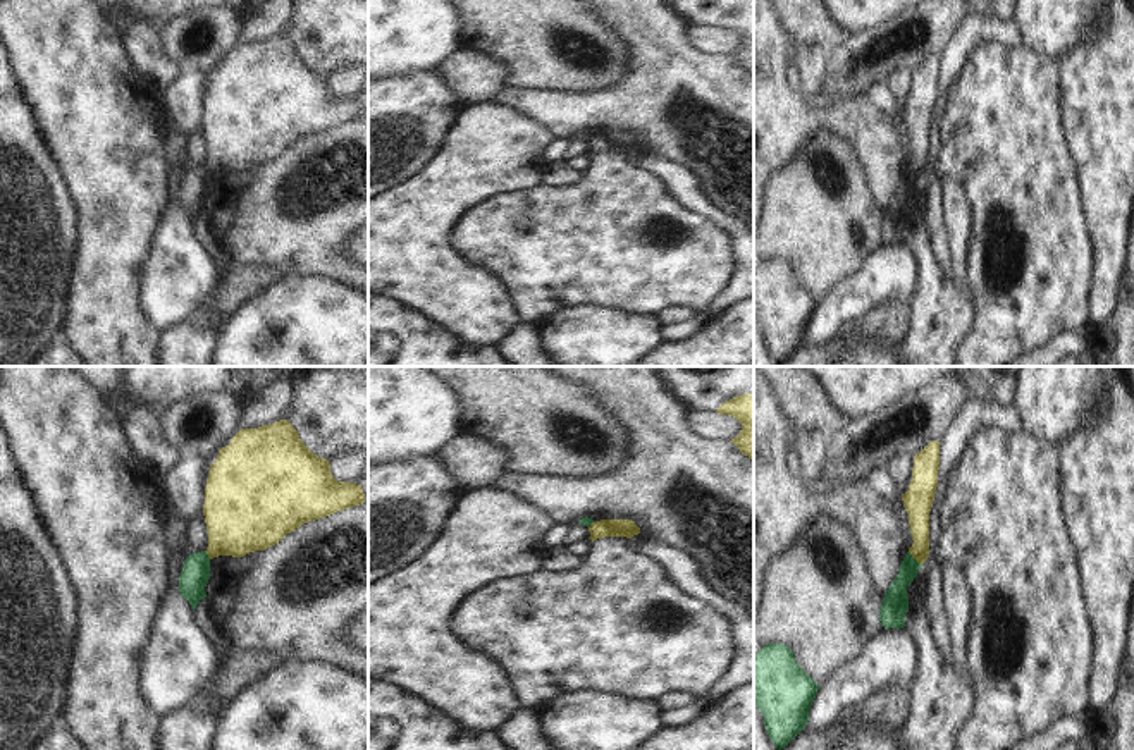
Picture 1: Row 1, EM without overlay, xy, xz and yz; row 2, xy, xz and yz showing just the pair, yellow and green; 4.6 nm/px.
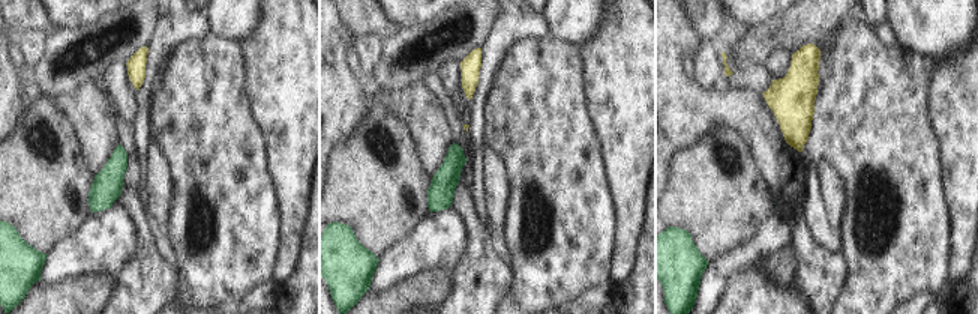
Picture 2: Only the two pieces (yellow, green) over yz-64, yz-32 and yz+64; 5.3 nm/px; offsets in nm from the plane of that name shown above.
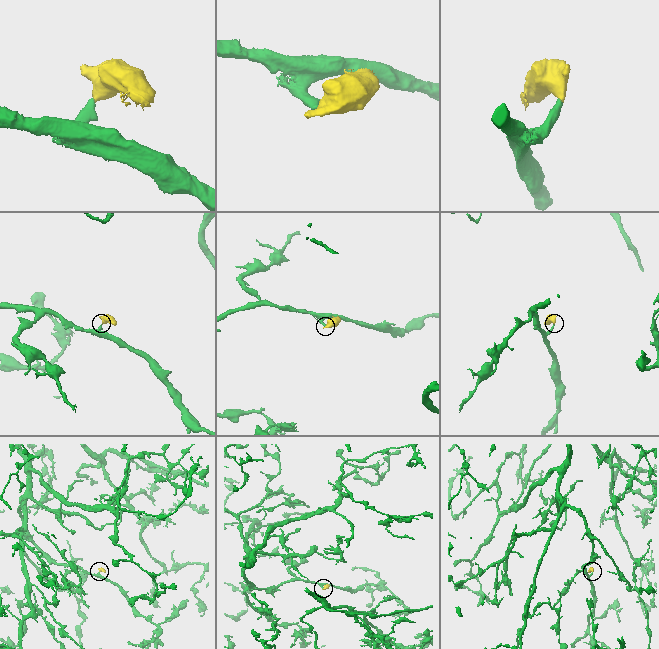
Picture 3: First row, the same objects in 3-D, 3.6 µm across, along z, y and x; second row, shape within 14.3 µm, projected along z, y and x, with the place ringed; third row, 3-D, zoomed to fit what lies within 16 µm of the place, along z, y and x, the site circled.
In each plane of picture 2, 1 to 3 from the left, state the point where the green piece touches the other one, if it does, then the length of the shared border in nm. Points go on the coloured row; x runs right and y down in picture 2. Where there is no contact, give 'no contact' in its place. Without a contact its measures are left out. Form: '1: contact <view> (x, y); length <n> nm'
1: no contact
2: no contact
3: no contact

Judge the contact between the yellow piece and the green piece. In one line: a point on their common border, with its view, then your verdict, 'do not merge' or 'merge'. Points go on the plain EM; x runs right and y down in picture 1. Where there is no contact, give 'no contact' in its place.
yz (914, 172) | do not merge

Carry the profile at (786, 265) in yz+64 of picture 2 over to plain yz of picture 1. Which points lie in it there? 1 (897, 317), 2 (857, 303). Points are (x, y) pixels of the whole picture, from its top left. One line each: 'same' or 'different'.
1: same
2: different

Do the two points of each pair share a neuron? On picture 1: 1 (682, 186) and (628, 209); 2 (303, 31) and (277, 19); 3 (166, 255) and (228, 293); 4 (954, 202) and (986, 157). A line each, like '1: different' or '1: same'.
1: different
2: different
3: different
4: different

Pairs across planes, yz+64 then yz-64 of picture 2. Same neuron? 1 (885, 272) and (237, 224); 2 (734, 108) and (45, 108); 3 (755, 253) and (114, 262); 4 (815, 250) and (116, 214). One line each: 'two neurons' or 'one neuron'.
1: one neuron
2: two neurons
3: one neuron
4: two neurons

